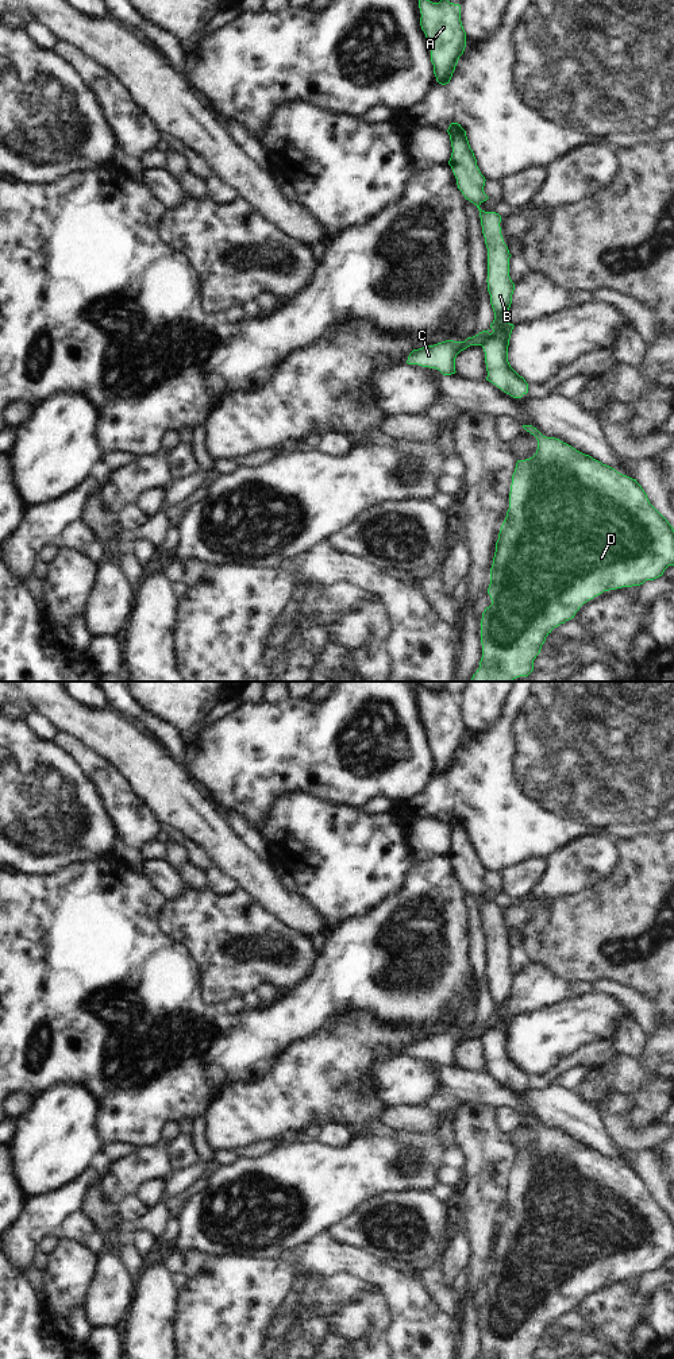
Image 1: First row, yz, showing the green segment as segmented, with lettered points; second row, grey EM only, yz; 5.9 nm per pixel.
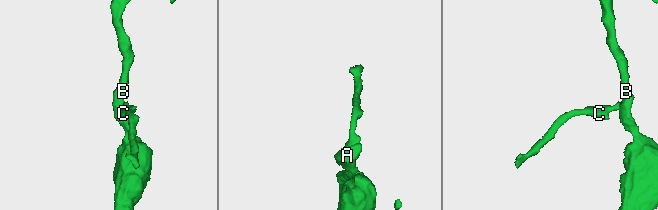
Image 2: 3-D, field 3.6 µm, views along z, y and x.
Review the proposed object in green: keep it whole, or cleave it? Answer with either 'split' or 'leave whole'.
split

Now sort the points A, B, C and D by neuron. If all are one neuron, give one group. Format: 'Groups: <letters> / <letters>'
Groups: A B D / C.

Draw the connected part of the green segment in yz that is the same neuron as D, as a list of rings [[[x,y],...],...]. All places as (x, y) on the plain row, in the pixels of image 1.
[[[523,1116],[523,1119],[536,1128],[538,1140],[532,1148],[517,1151],[515,1163],[512,1166],[509,1200],[498,1224],[493,1255],[490,1259],[490,1275],[488,1285],[490,1286],[492,1296],[485,1300],[481,1310],[482,1348],[479,1352],[479,1359],[534,1359],[534,1351],[540,1344],[546,1328],[554,1319],[574,1309],[575,1304],[584,1294],[602,1285],[604,1282],[640,1277],[646,1271],[654,1271],[662,1267],[669,1256],[674,1256],[674,1220],[669,1212],[650,1194],[647,1185],[636,1170],[617,1163],[615,1159],[577,1142],[559,1130],[543,1127],[532,1116]]]

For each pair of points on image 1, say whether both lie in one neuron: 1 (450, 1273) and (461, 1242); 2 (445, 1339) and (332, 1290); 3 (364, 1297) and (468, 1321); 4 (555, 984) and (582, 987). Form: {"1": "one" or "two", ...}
{"1": "one", "2": "one", "3": "two", "4": "one"}

